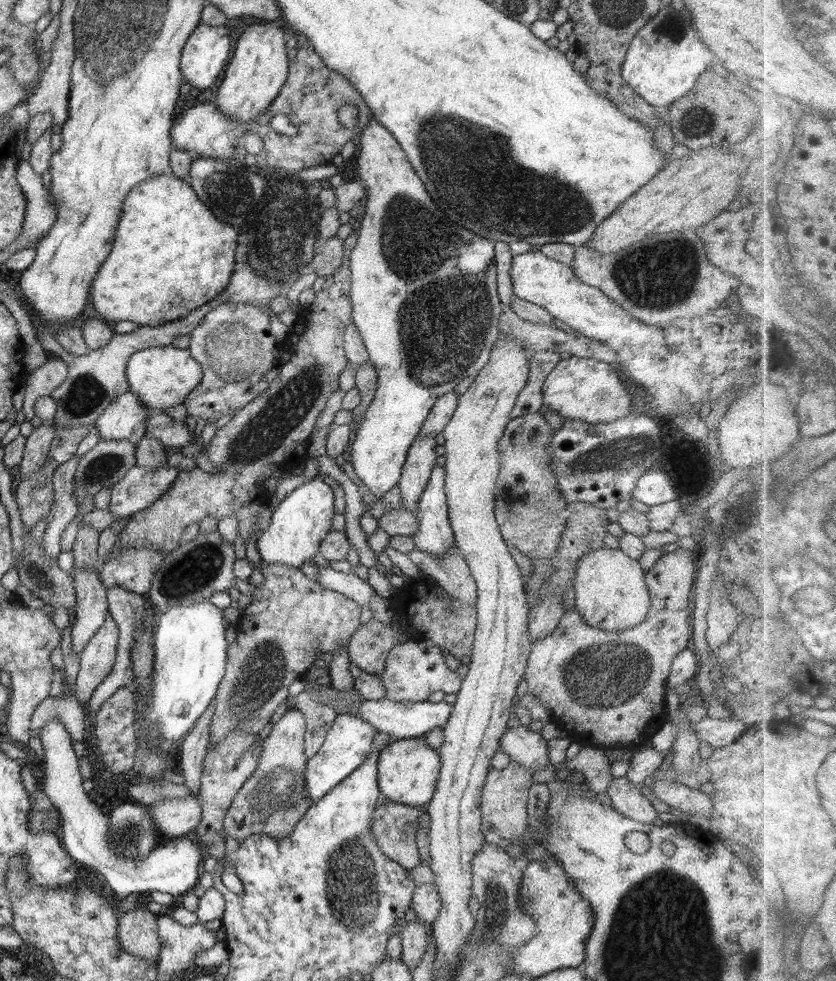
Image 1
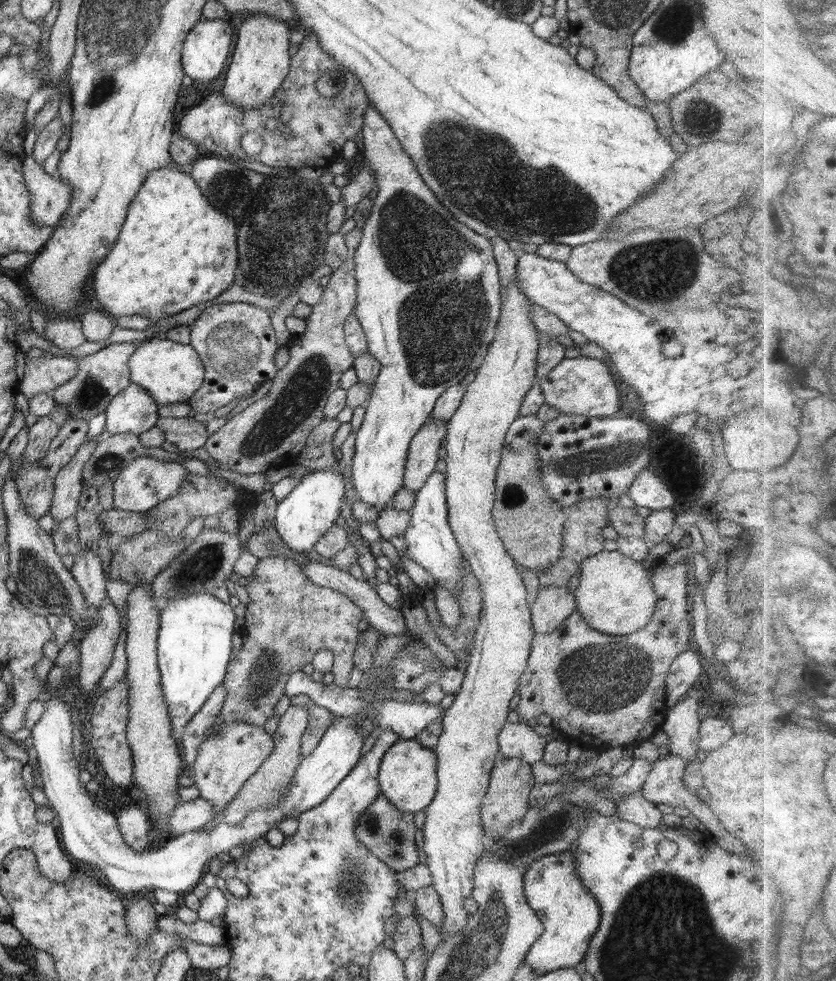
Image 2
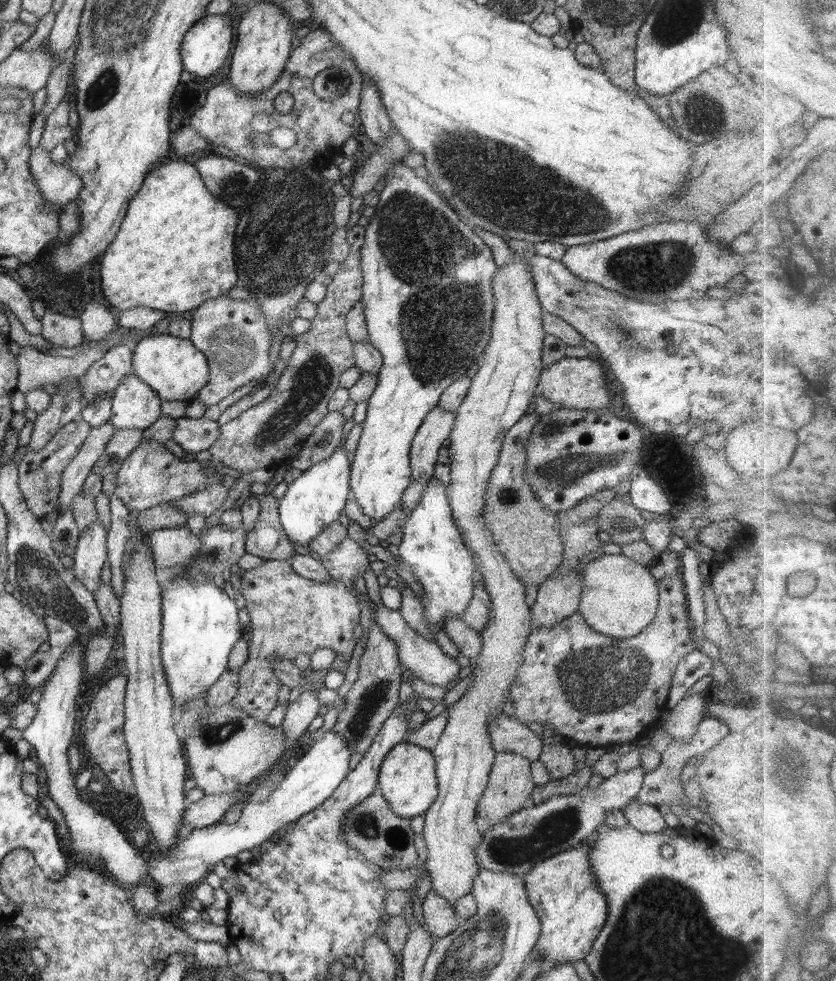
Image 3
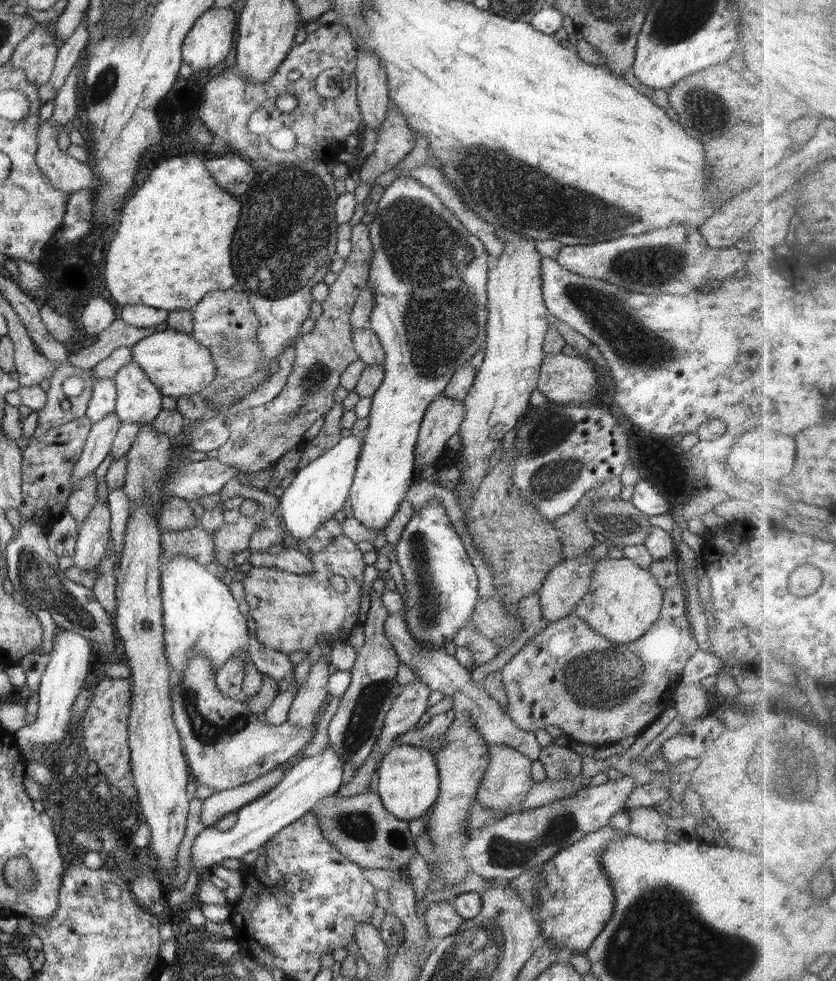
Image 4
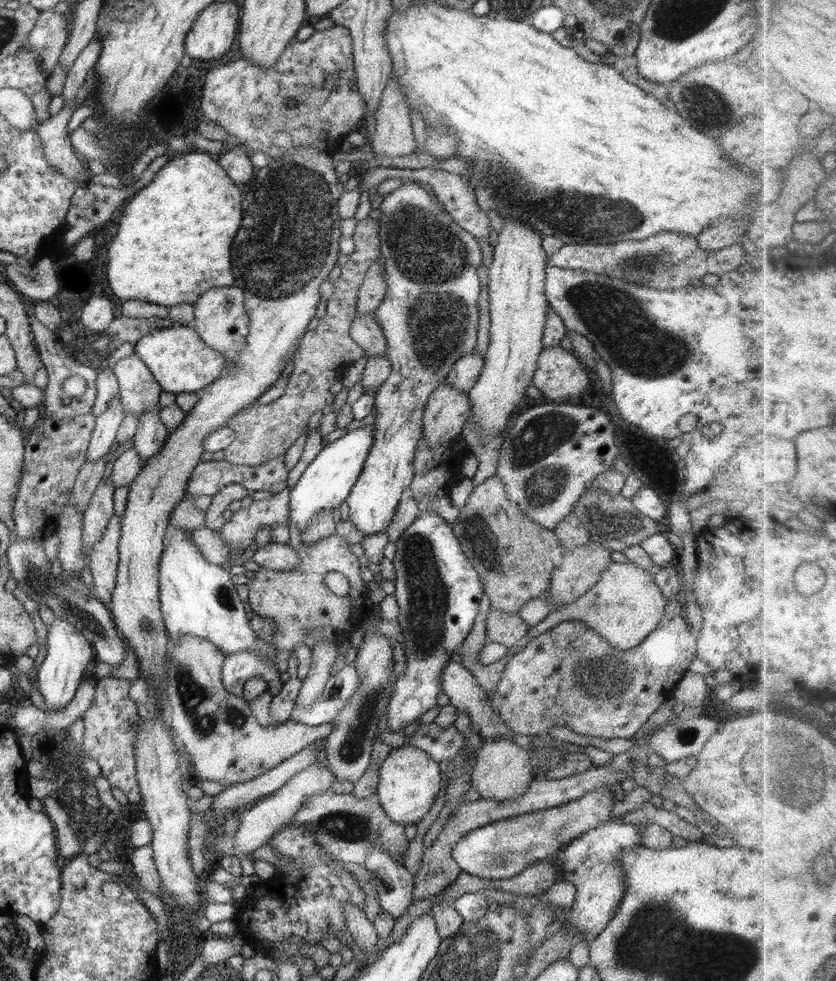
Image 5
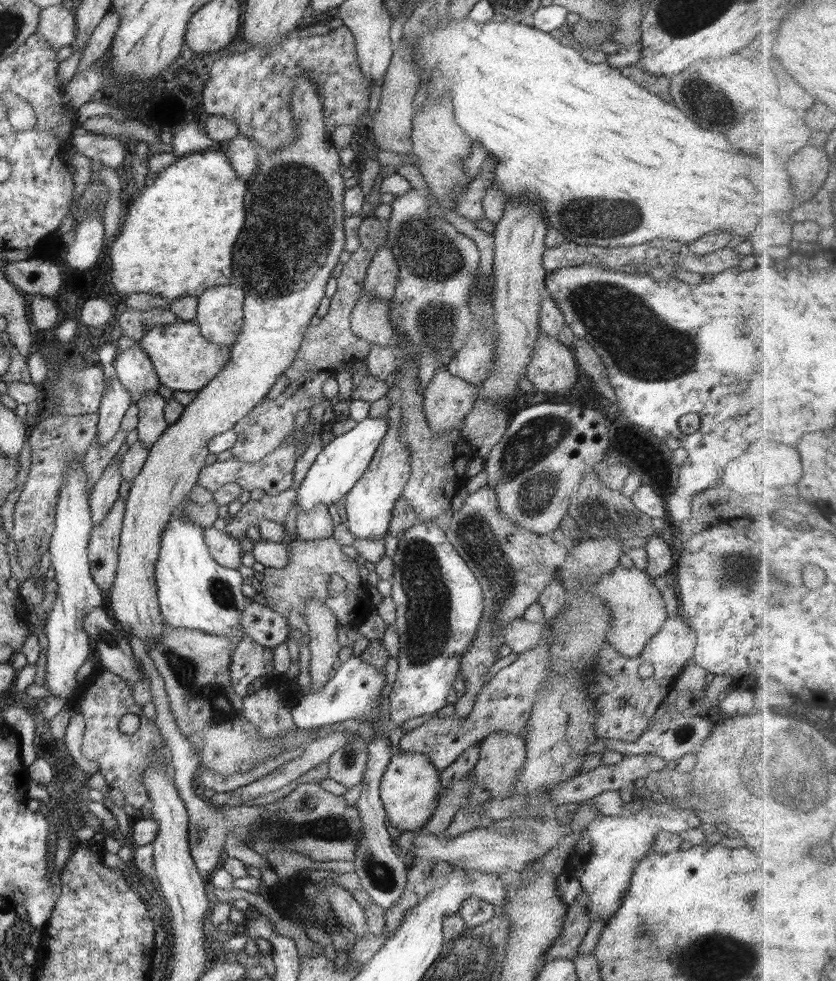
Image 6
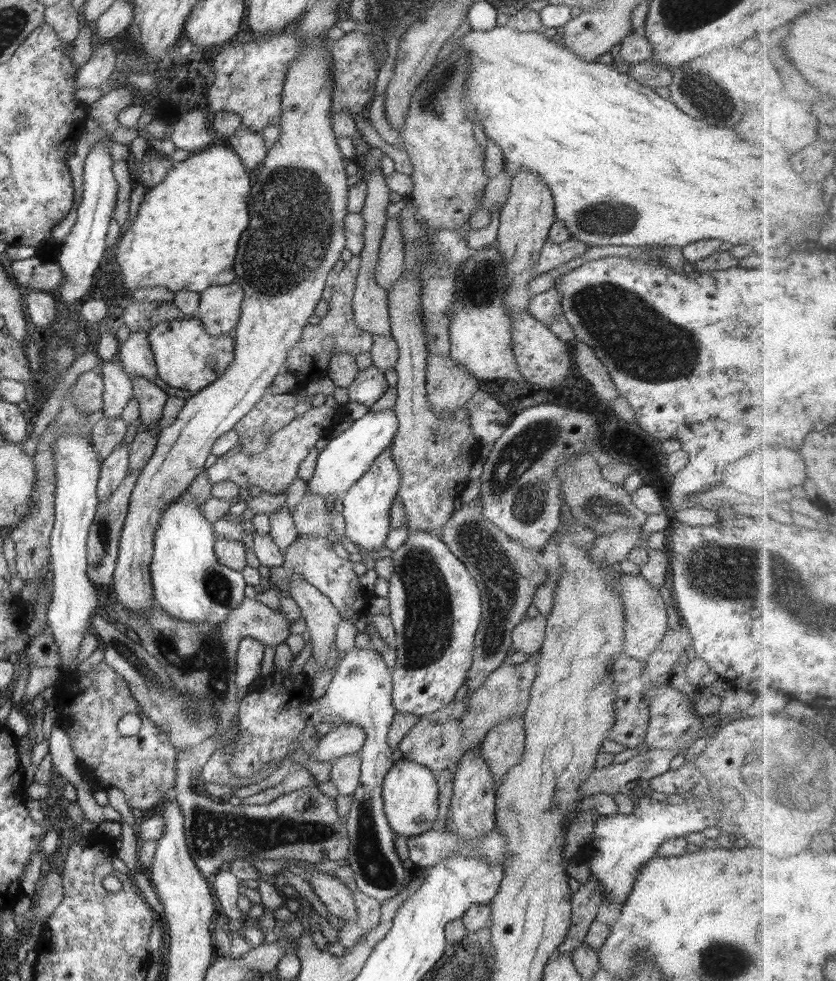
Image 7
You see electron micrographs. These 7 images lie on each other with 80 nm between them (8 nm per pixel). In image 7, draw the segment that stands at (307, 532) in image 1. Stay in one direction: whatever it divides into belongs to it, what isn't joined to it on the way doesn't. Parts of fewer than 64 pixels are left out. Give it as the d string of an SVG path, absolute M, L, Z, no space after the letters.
M393 409L373 412L369 410L352 426L337 437L330 437L329 443L319 453L312 477L307 482L307 491L328 497L337 493L345 494L351 486L368 472L376 457L391 446L395 432L398 430L398 419Z

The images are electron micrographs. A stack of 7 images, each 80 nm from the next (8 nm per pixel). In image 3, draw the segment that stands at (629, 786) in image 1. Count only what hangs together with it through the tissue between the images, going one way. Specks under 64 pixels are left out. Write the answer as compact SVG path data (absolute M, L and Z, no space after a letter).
M634 799L621 808L626 820L637 831L645 833L661 833L666 828L662 817L664 810L657 805L649 805L640 799Z

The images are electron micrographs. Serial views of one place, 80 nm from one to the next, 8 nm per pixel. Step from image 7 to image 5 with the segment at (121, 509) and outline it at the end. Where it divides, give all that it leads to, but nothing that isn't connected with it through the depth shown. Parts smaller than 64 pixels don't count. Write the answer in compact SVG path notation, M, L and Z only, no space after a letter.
M114 514L108 523L103 537L93 544L93 549L88 556L88 568L90 568L97 599L109 608L112 591L117 577L119 557L119 538L121 535L121 520Z

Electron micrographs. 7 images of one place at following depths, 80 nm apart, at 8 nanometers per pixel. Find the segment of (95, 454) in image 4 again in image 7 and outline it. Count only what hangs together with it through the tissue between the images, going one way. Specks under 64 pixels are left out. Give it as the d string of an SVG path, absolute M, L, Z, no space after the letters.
M118 360L101 362L99 366L103 375L103 418L114 420L121 416L133 397L133 386L130 378Z

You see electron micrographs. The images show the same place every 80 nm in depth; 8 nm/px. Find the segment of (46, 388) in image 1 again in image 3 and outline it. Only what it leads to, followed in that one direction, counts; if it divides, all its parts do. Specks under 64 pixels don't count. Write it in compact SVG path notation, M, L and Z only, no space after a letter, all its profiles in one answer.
M92 342L92 345L90 349L80 351L74 357L62 357L34 347L20 346L16 363L19 372L17 390L24 393L42 389L48 384L56 385L71 377L84 376L93 362L105 353L112 343L94 345Z

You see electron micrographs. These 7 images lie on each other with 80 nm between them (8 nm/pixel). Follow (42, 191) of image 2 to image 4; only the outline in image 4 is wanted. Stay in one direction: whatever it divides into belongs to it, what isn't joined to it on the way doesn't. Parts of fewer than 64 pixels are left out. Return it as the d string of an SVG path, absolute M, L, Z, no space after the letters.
M51 118L44 121L39 131L35 161L54 188L71 194L99 185L99 176L93 174L89 165L58 149L58 132Z

